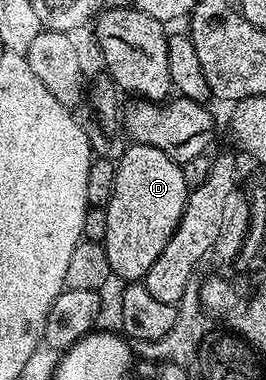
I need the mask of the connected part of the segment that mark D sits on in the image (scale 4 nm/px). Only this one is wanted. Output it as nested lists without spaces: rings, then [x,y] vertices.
[[[132,142],[115,163],[115,184],[113,197],[105,205],[108,225],[102,241],[105,253],[109,257],[112,276],[123,278],[123,281],[139,281],[147,274],[149,265],[161,257],[161,249],[173,237],[177,225],[181,221],[181,213],[185,209],[185,201],[189,188],[185,185],[185,177],[180,164],[161,153],[161,149],[153,149],[153,145]]]

